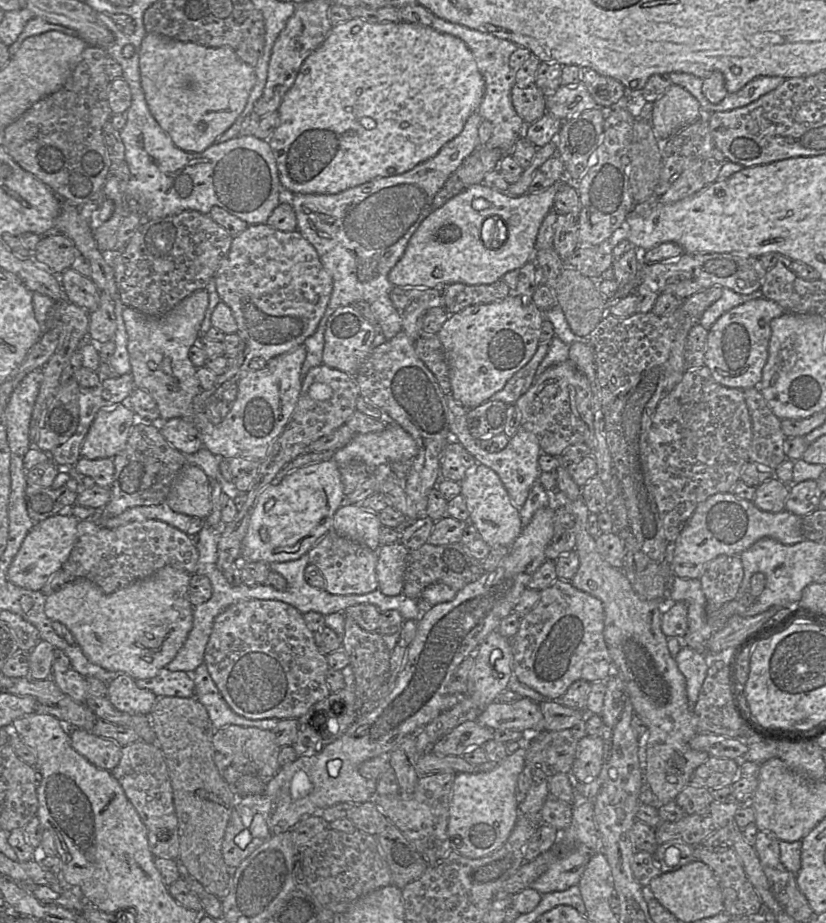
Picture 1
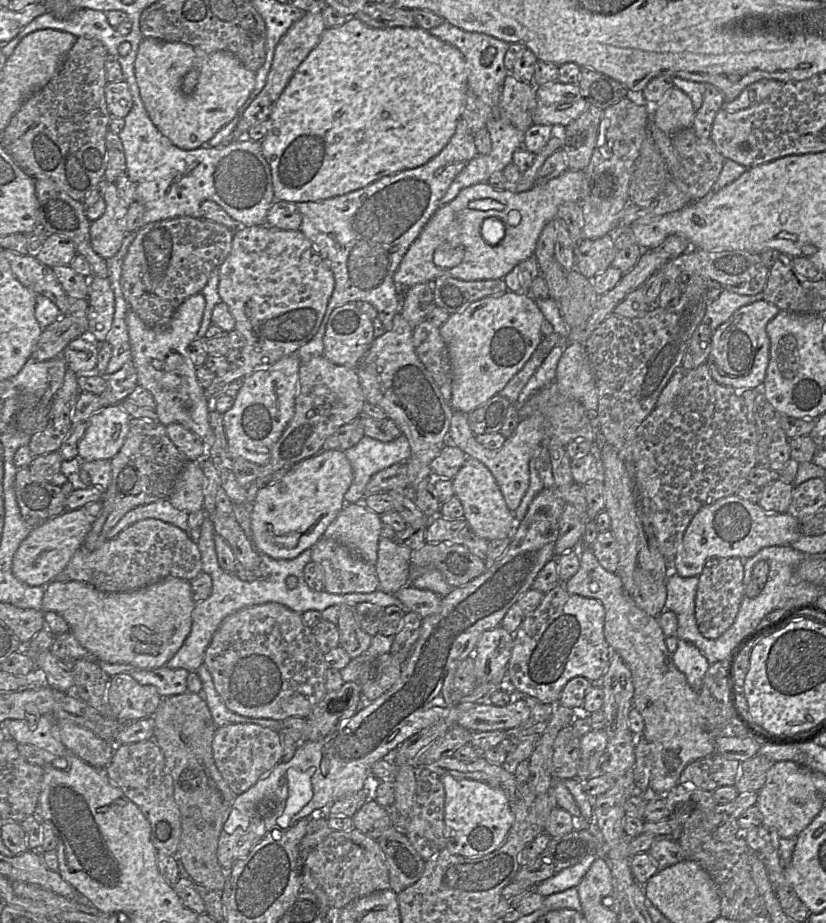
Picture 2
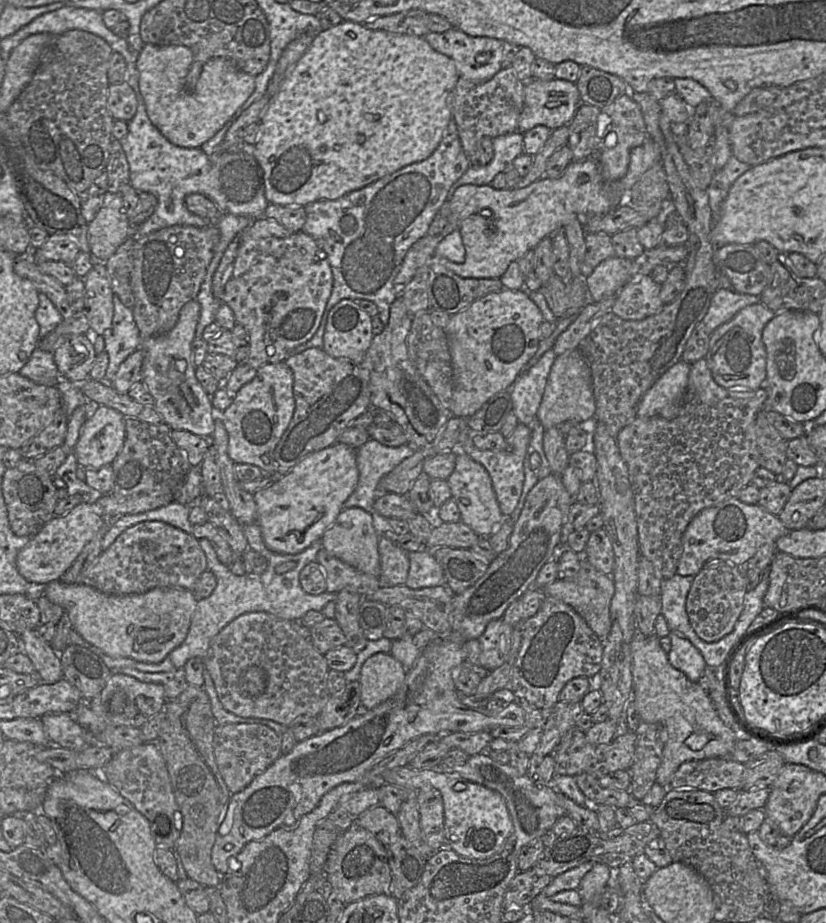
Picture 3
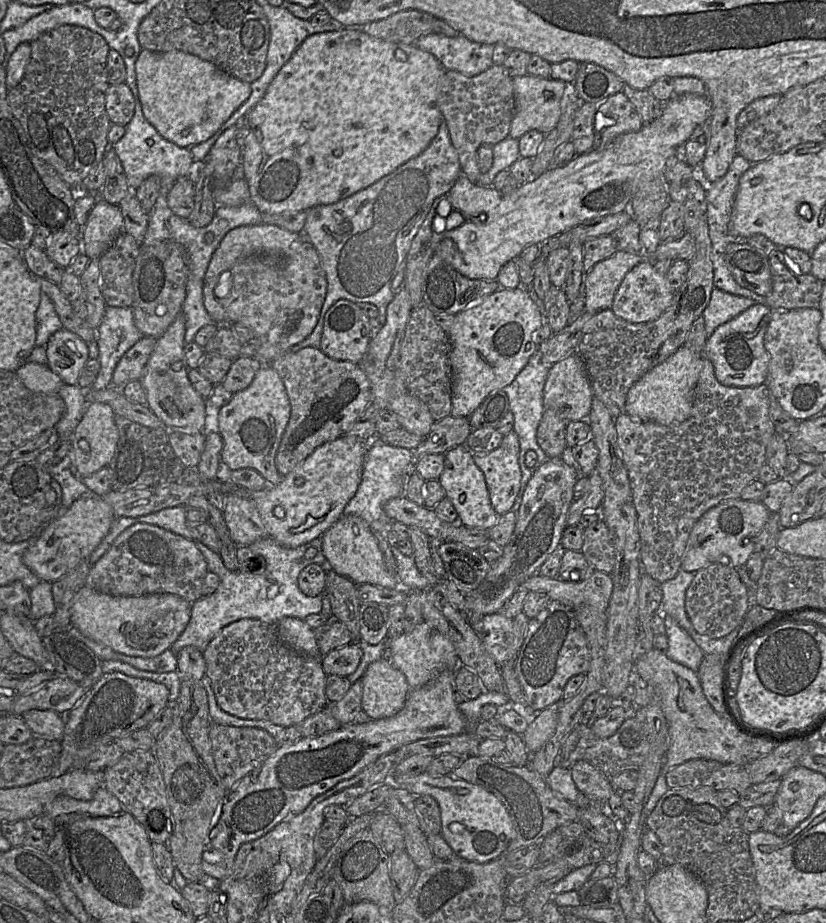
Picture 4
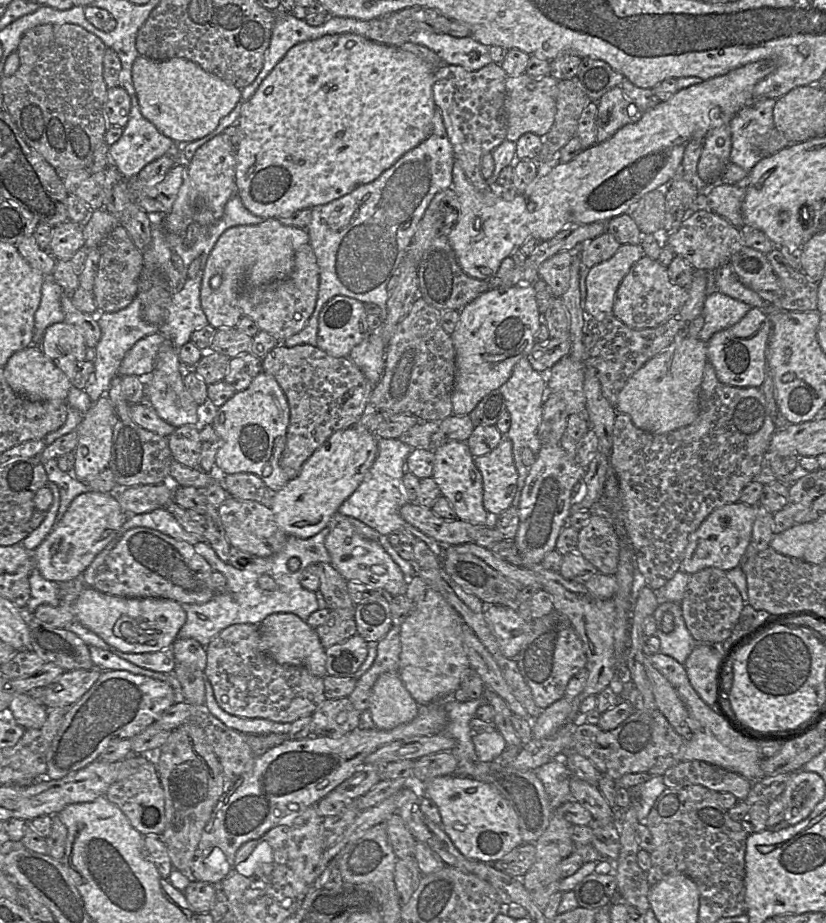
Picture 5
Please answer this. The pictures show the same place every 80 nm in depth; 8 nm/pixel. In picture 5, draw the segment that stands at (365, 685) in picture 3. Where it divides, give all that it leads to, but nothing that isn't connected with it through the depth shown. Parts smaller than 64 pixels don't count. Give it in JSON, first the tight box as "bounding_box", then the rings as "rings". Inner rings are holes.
{"bounding_box":[368,673,419,730],"rings":[[[384,673],[372,688],[368,711],[374,728],[391,730],[412,721],[418,713],[419,705],[405,688],[396,673]]]}

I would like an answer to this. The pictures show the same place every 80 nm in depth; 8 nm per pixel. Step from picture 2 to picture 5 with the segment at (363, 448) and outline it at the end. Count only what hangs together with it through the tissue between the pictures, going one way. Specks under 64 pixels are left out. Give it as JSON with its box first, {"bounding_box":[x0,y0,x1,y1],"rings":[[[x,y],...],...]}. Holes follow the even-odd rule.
{"bounding_box":[338,437,442,555],"rings":[[[377,437],[377,457],[358,488],[339,507],[338,513],[357,519],[373,528],[381,535],[388,536],[398,530],[409,531],[416,539],[429,546],[436,555],[442,555],[442,545],[435,539],[426,536],[416,527],[406,522],[400,515],[400,508],[408,503],[408,498],[402,484],[406,470],[406,460],[412,447],[399,439]]]}

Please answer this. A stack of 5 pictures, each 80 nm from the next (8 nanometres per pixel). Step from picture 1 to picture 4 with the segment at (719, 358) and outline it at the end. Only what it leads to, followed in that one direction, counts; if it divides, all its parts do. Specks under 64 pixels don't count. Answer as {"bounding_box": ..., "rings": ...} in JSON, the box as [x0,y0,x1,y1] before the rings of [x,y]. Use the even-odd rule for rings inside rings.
{"bounding_box":[704,303,772,387],"rings":[[[755,303],[732,320],[720,325],[707,339],[704,356],[711,361],[716,379],[729,387],[757,387],[767,383],[769,355],[764,337],[772,310]]]}

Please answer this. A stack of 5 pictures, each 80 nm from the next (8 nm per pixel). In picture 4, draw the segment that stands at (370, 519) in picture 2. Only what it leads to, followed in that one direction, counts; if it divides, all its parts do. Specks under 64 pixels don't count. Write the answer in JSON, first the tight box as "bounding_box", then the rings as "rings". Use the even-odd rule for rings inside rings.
{"bounding_box":[322,515,400,589],"rings":[[[342,515],[323,534],[322,547],[327,567],[355,584],[371,584],[390,589],[400,587],[397,575],[391,572],[385,564],[383,553],[371,527],[362,518],[355,515]]]}

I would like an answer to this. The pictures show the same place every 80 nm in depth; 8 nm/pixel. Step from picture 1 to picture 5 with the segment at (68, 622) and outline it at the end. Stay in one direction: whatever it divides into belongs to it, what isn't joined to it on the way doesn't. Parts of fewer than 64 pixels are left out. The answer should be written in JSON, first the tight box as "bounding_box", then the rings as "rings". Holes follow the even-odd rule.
{"bounding_box":[75,587,186,653],"rings":[[[85,587],[75,602],[76,621],[124,653],[152,653],[170,648],[186,621],[182,604],[165,598],[111,596]]]}

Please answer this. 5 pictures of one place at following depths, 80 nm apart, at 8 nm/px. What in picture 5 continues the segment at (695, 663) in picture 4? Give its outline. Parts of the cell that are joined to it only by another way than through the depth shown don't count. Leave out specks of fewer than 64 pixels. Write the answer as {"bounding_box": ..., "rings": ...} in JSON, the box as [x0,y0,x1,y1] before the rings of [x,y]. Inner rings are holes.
{"bounding_box":[652,601,698,664],"rings":[[[662,601],[652,616],[657,624],[654,636],[660,639],[660,653],[668,655],[679,663],[684,664],[698,643],[686,627],[681,605],[674,602]],[[666,612],[670,612],[674,618],[674,629],[670,633],[661,631],[661,621]]]}

